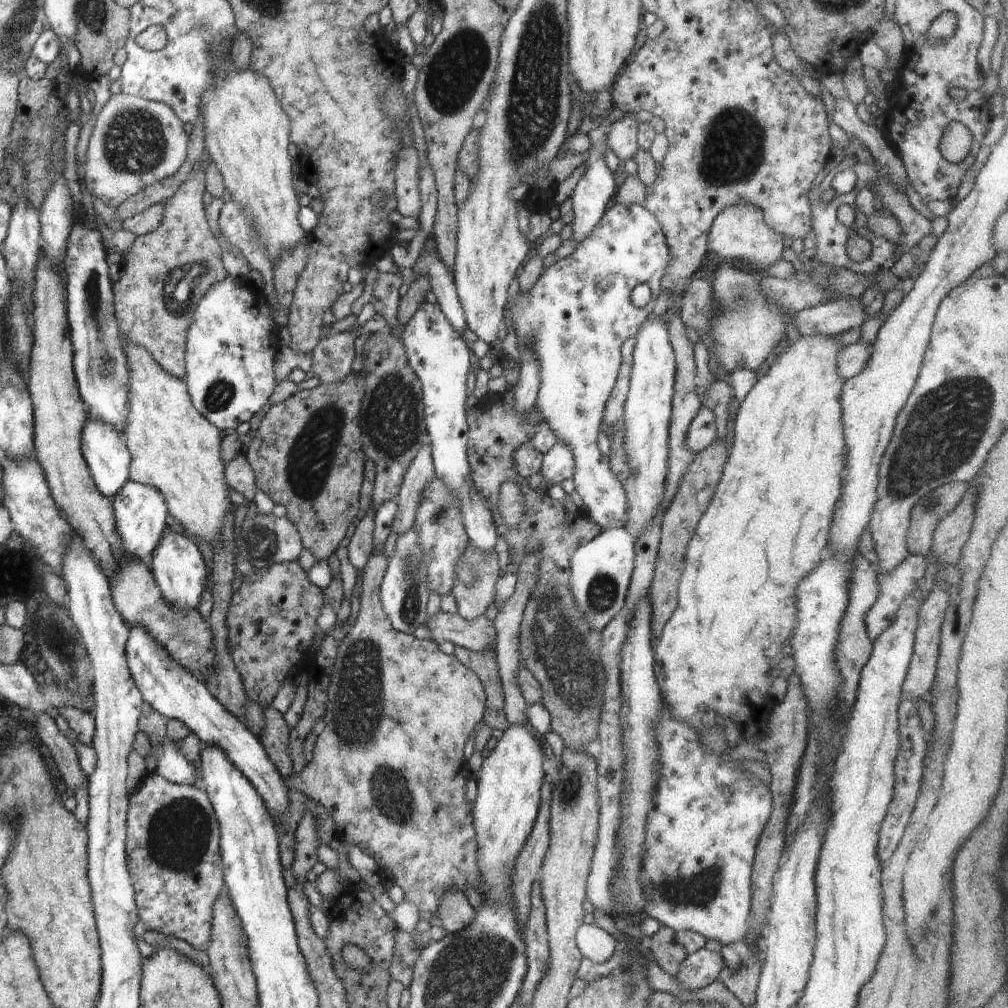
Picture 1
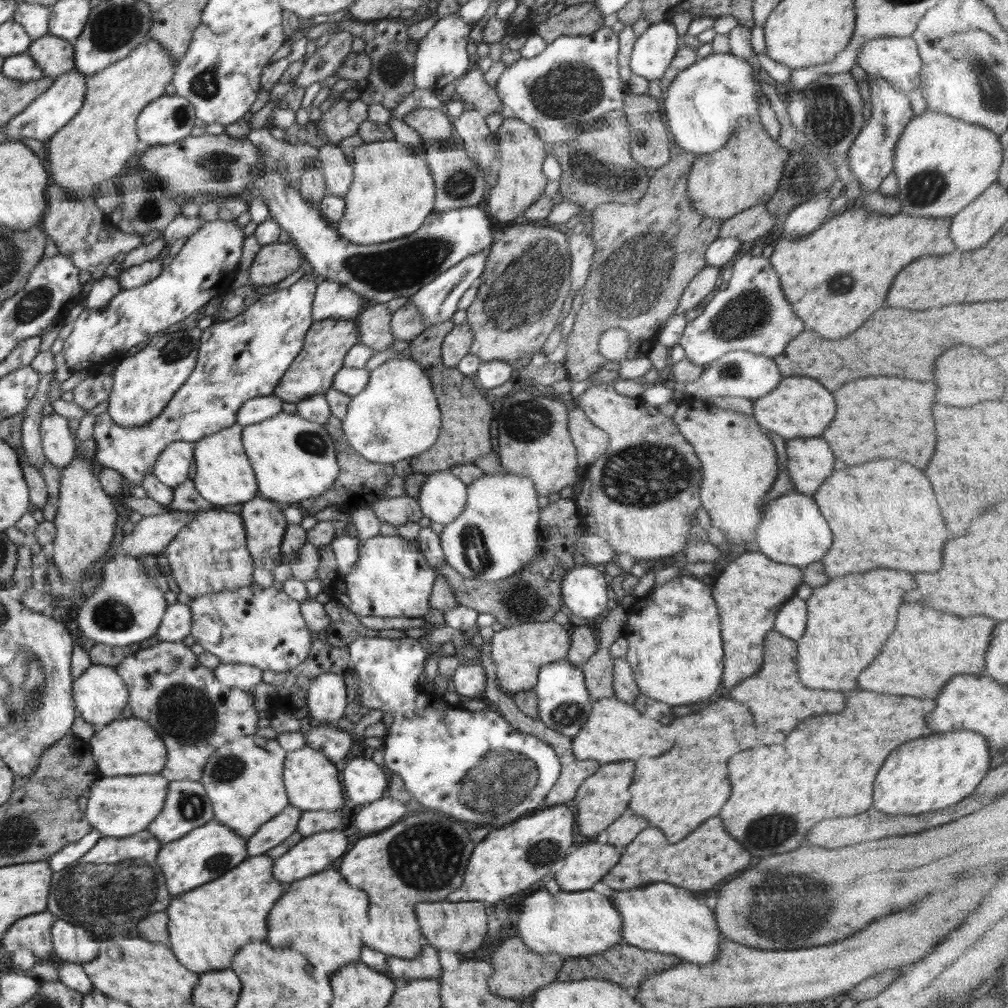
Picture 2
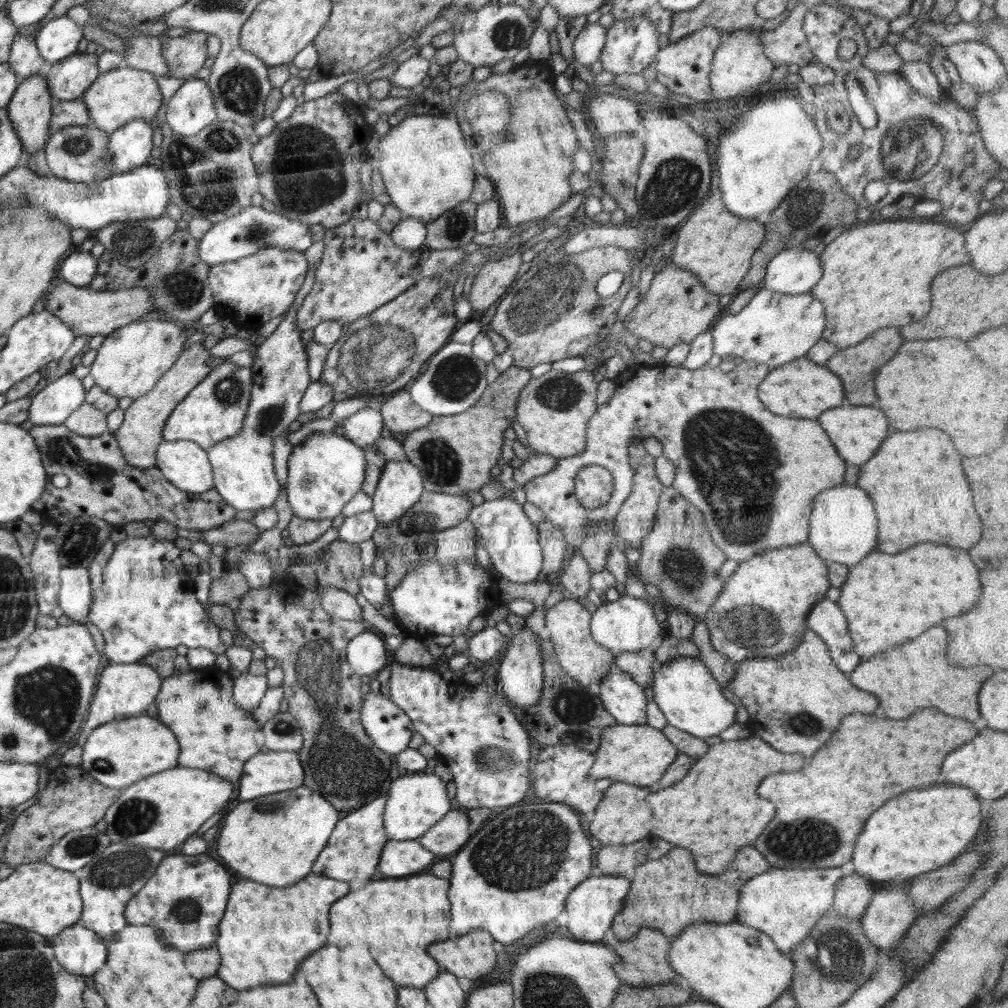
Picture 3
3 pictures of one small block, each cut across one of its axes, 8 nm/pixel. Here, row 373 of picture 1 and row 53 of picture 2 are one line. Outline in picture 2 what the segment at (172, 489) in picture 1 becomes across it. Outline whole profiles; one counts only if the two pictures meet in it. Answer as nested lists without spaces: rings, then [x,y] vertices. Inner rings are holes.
[[[150,40],[107,69],[87,76],[87,96],[83,108],[59,133],[46,143],[52,185],[60,186],[70,198],[93,201],[96,184],[118,176],[136,152],[136,118],[156,98],[166,94],[176,62],[162,44]]]

